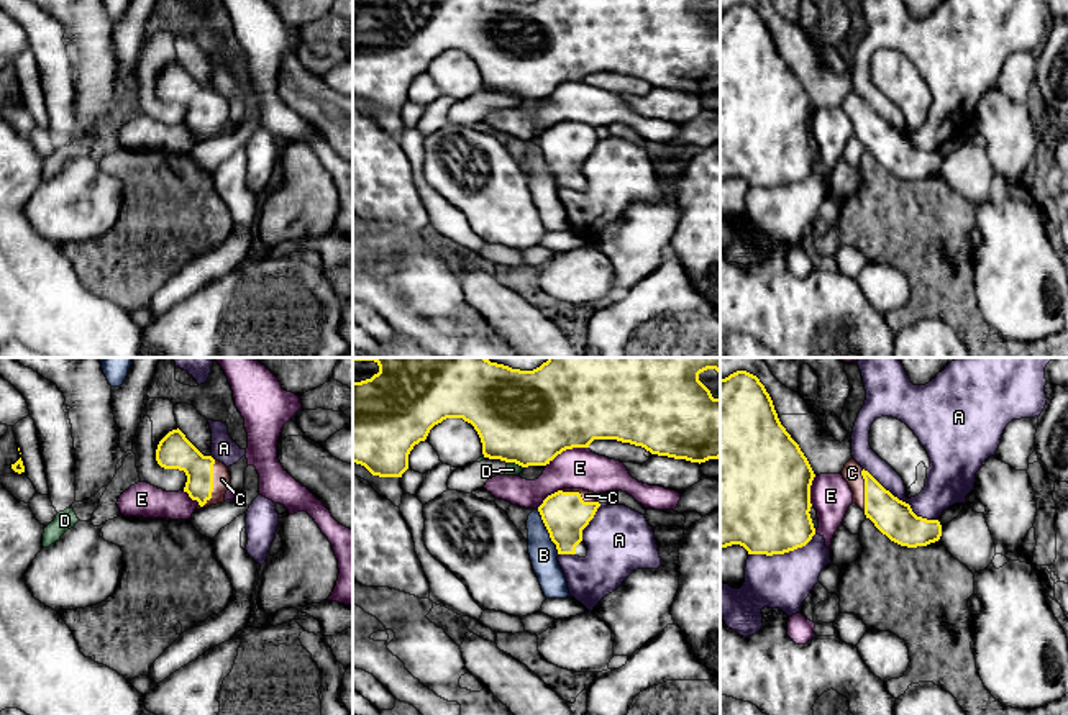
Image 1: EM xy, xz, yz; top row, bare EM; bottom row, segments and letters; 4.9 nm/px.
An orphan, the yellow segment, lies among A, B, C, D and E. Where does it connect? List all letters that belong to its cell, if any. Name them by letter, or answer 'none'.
C

